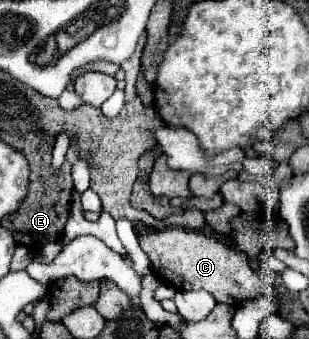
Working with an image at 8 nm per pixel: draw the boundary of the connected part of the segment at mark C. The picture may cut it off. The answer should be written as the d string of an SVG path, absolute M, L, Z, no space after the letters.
M165 229L165 231L153 231L139 235L139 243L147 257L151 259L153 273L159 275L159 281L165 281L173 285L175 289L191 291L191 289L203 289L215 297L217 303L227 303L237 307L243 303L243 299L255 297L255 295L273 295L273 285L259 277L247 263L247 255L241 251L229 249L227 245L219 243L217 239L211 239L199 231L191 229Z

